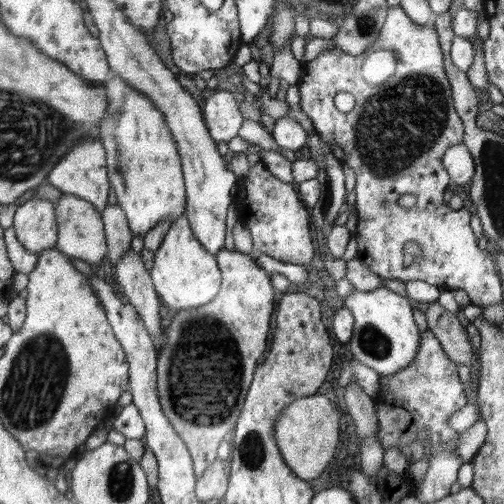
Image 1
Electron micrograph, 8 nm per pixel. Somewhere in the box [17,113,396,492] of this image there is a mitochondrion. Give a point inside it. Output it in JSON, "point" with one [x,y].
{"point":[204,344]}

